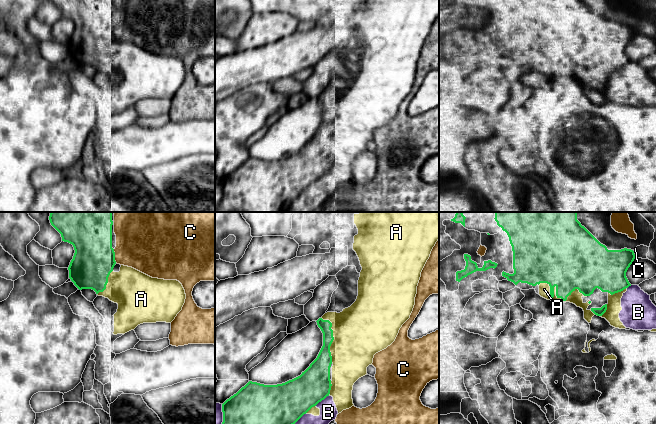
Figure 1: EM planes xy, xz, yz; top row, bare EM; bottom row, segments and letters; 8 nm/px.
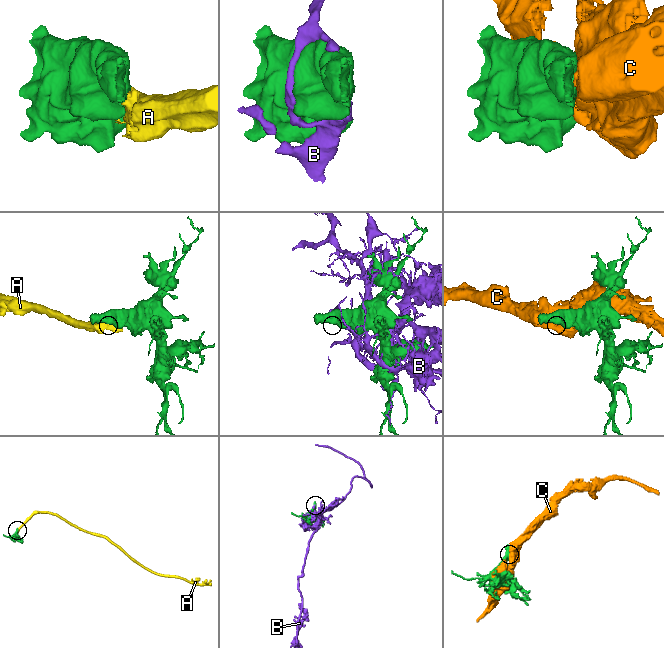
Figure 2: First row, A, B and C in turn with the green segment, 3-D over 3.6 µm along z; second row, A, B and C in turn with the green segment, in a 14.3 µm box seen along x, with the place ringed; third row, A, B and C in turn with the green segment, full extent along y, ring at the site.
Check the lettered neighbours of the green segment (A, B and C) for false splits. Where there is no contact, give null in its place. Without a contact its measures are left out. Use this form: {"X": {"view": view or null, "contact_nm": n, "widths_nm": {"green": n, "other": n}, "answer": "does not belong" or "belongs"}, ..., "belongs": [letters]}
{"A": {"view": "yz", "contact_nm": 240, "widths_nm": {"green": 380, "other": 100}, "answer": "belongs"}, "B": {"view": "xz", "contact_nm": 150, "widths_nm": {"green": 300, "other": 180}, "answer": "does not belong"}, "C": {"view": "xy", "contact_nm": 110, "widths_nm": {"green": 340, "other": 380}, "answer": "does not belong"}, "belongs": ["A"]}

